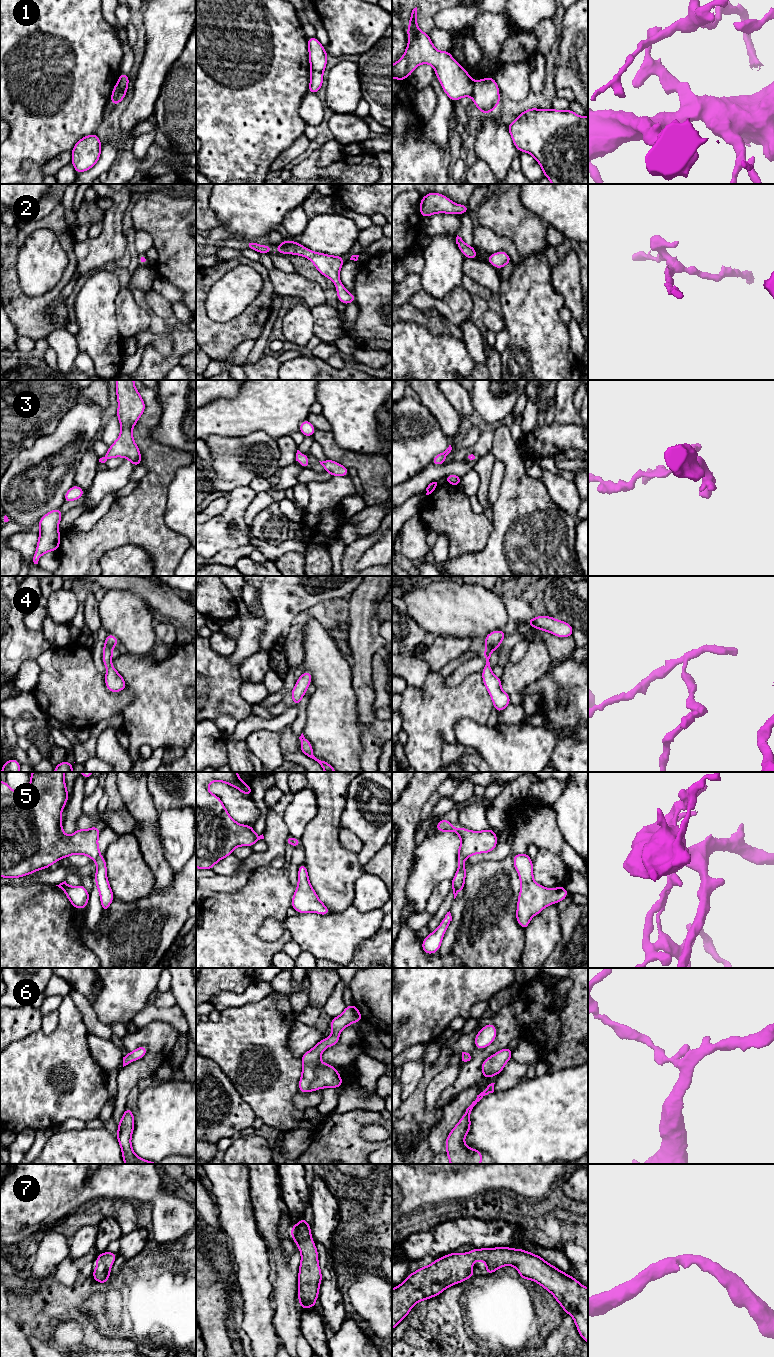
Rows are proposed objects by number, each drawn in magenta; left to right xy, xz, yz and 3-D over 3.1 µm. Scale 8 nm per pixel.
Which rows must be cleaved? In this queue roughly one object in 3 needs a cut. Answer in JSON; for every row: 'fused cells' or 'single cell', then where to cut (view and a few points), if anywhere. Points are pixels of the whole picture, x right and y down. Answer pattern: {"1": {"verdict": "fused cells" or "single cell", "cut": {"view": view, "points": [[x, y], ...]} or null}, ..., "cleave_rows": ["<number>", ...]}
{"1": {"verdict": "fused cells", "cut": {"view": "yz", "points": [[475, 82], [470, 95]]}}, "2": {"verdict": "single cell", "cut": null}, "3": {"verdict": "single cell", "cut": null}, "4": {"verdict": "single cell", "cut": null}, "5": {"verdict": "fused cells", "cut": {"view": "yz", "points": [[458, 856], [465, 858]]}}, "6": {"verdict": "single cell", "cut": null}, "7": {"verdict": "single cell", "cut": null}, "cleave_rows": ["1", "5"]}

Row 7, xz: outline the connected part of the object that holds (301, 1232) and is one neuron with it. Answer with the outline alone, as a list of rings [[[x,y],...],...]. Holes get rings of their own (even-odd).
[[[303,1217],[290,1230],[294,1242],[301,1252],[301,1263],[298,1274],[298,1299],[302,1311],[308,1307],[315,1308],[322,1281],[318,1263],[318,1251],[311,1237],[311,1227]]]

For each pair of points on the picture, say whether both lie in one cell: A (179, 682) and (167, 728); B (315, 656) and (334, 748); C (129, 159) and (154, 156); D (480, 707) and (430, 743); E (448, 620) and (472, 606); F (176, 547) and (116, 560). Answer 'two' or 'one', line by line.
A: one
B: one
C: one
D: one
E: one
F: two

